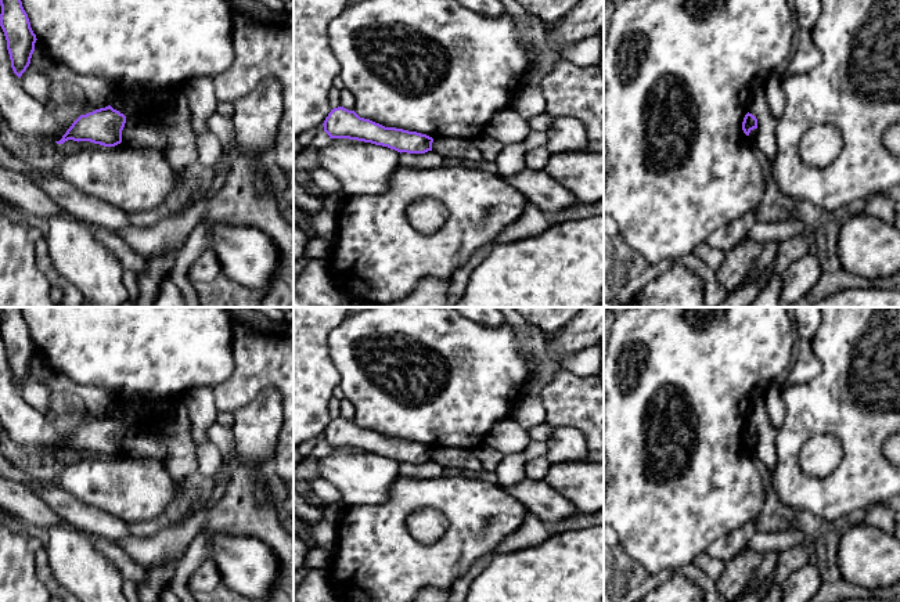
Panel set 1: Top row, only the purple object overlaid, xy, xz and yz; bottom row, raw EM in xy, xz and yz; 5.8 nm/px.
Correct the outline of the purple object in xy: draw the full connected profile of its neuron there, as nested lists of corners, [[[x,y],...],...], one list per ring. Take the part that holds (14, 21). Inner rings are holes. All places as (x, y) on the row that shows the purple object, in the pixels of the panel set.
[[[0,0],[0,6],[0,26],[7,40],[11,68],[21,77],[30,64],[37,39],[21,0]]]

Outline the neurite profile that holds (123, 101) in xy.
[[[119,84],[115,91],[115,97],[109,104],[114,109],[119,111],[127,118],[138,115],[144,111],[147,104],[144,101],[138,101],[133,97],[134,93],[141,91],[143,87],[137,86],[134,90],[130,90],[125,84]]]

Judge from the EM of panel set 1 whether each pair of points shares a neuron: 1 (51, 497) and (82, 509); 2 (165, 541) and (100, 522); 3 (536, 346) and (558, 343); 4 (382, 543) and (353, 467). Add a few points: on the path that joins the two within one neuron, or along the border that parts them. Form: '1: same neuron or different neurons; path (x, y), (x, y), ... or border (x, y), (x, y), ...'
1: same neuron; path (58, 500), (67, 508), (75, 509)
2: different neurons; border (130, 534), (116, 543)
3: different neurons; border (546, 335), (547, 345)
4: different neurons; border (392, 482), (389, 494), (382, 501), (344, 507)

